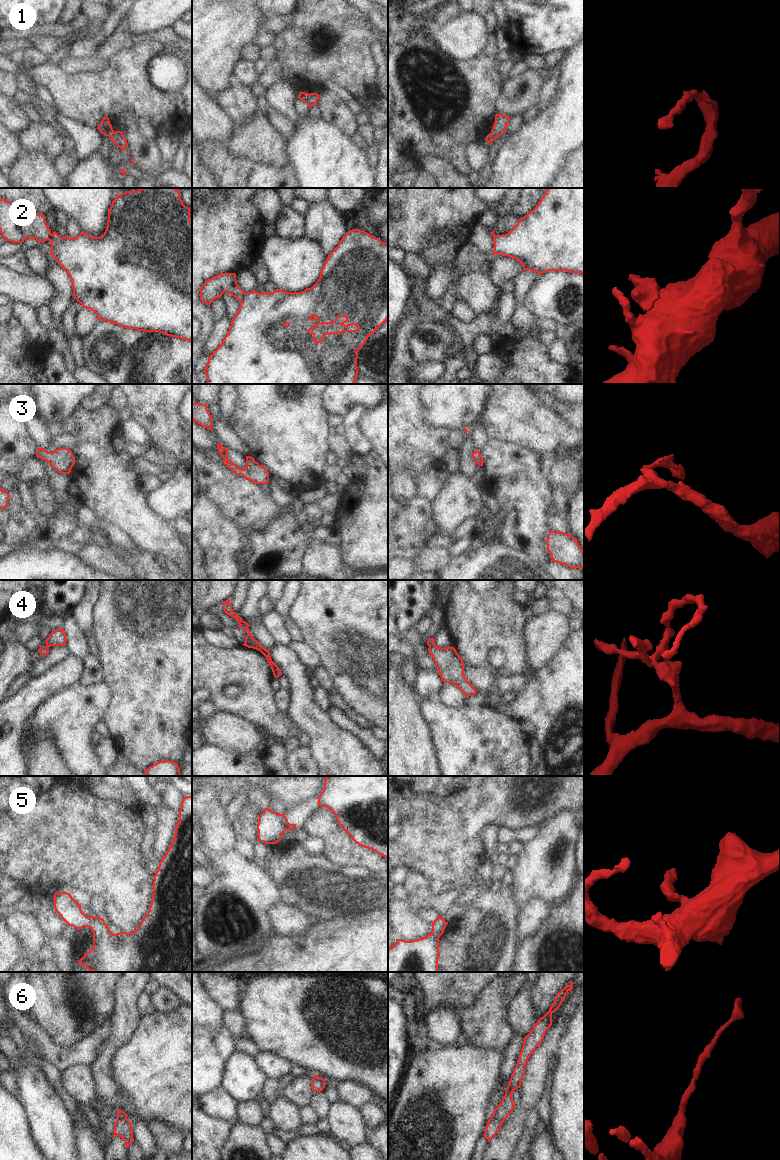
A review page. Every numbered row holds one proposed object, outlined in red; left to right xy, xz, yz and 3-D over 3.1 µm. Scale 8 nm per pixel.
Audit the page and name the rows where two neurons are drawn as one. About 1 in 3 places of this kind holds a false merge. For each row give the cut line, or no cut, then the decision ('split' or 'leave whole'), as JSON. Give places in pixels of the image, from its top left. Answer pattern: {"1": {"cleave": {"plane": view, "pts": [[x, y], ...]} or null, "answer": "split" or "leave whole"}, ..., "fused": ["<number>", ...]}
{"1": {"cleave": null, "answer": "leave whole"}, "2": {"cleave": {"plane": "xz", "pts": [[245, 293], [239, 300]]}, "answer": "split"}, "3": {"cleave": null, "answer": "leave whole"}, "4": {"cleave": {"plane": "yz", "pts": [[435, 645], [429, 647]]}, "answer": "split"}, "5": {"cleave": null, "answer": "leave whole"}, "6": {"cleave": null, "answer": "leave whole"}, "fused": ["2", "4"]}

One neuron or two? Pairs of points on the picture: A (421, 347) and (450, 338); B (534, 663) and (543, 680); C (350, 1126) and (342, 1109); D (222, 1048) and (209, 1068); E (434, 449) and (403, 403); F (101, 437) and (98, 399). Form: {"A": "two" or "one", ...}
{"A": "one", "B": "two", "C": "one", "D": "one", "E": "one", "F": "two"}

